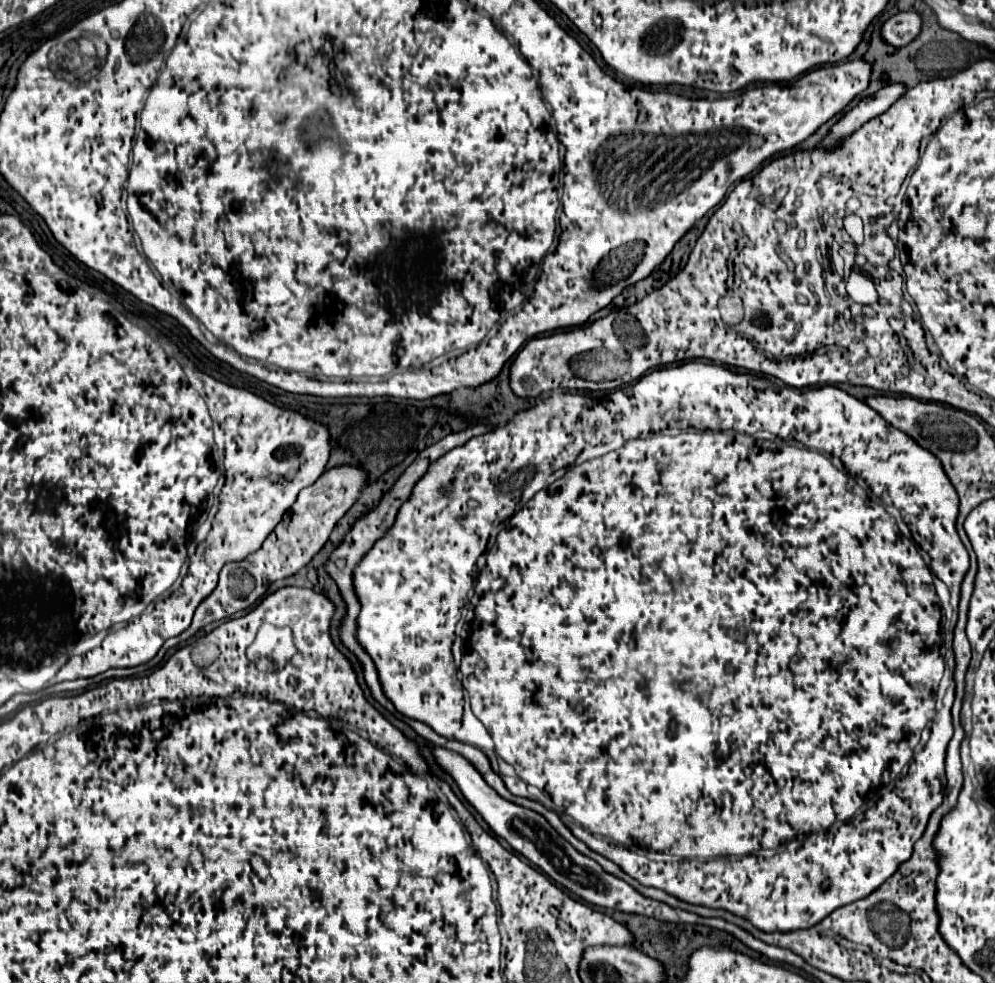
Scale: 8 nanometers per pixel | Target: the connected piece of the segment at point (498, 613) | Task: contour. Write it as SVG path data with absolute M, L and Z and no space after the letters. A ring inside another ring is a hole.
M687 361L687 363L683 363L683 365L679 365L679 367L669 367L669 369L657 369L657 371L653 371L653 373L649 373L649 375L643 375L643 377L641 377L641 379L639 379L639 381L637 381L637 383L631 383L631 385L625 385L625 387L621 387L621 389L617 389L617 391L613 391L613 393L609 393L609 395L605 395L605 397L601 397L601 399L591 399L591 397L583 397L583 395L577 395L577 393L561 393L561 391L555 391L555 393L553 393L553 395L551 395L551 397L549 397L549 399L547 399L547 401L543 401L543 403L539 403L539 405L535 405L535 407L531 407L531 409L527 409L527 411L523 411L523 413L517 413L517 415L515 415L515 417L513 417L513 419L511 419L511 421L509 421L509 423L505 423L505 425L499 425L499 427L495 427L495 429L493 429L493 433L485 433L485 435L479 435L479 437L473 437L473 439L471 439L471 441L467 441L467 443L465 443L465 445L461 445L461 447L455 447L455 449L453 449L453 451L449 451L449 453L447 453L447 455L445 455L445 457L441 457L441 459L437 459L437 461L435 461L435 463L433 463L433 465L431 465L431 469L429 469L429 471L427 471L427 475L425 475L425 477L423 477L423 479L421 479L421 481L419 481L419 483L417 483L417 485L415 485L415 491L413 491L413 495L411 495L411 497L409 497L409 501L407 501L407 505L405 505L405 507L401 507L401 509L399 509L399 513L397 513L397 519L395 519L395 525L393 525L393 527L391 527L391 529L389 529L389 533L387 533L387 535L385 535L385 537L383 537L383 539L381 539L381 541L377 541L377 545L373 545L373 549L371 549L371 551L369 551L369 553L367 553L367 555L365 555L365 557L363 557L363 561L361 561L361 567L357 567L357 573L355 573L355 585L357 585L357 595L359 595L359 601L361 601L361 613L359 613L359 619L357 619L357 623L359 623L359 633L357 633L357 639L361 639L361 645L365 645L365 649L369 649L369 655L371 655L371 657L373 657L373 661L375 661L375 663L377 663L377 671L379 671L379 677L381 677L381 685L383 685L383 691L385 691L385 695L387 695L387 697L389 697L389 699L391 699L391 701L393 701L393 705L395 705L395 709L397 709L397 711L399 711L399 713L403 713L403 715L407 715L407 717L413 717L413 719L419 719L419 721L425 721L425 723L427 723L427 725L429 725L429 727L433 727L433 731L437 731L437 733L439 733L439 735L443 735L443 737L449 737L449 739L451 739L451 737L453 737L453 733L455 733L455 731L457 731L457 729L459 729L459 727L461 727L461 728L460 728L460 730L459 730L459 731L458 731L458 732L457 732L457 734L456 734L456 735L455 735L455 736L454 736L454 739L456 739L456 740L459 740L459 741L461 741L461 742L463 742L463 743L467 743L467 744L470 744L470 745L472 745L472 746L476 746L476 747L477 747L477 748L479 748L479 749L480 749L480 750L482 750L482 751L483 751L483 752L484 752L484 753L492 753L492 752L489 752L489 748L490 748L490 747L491 747L491 746L492 746L492 745L494 745L494 742L493 742L493 741L495 741L495 749L497 749L497 755L499 755L499 756L498 756L498 760L497 760L497 761L498 761L498 764L499 764L499 765L498 765L498 771L499 771L499 775L501 775L501 776L514 776L514 775L515 775L515 771L517 771L517 775L519 775L519 777L521 777L521 779L523 779L523 781L521 781L521 779L519 779L519 777L505 777L505 785L507 785L507 789L509 789L509 791L511 791L511 793L513 793L513 795L523 795L523 797L529 797L529 798L532 798L532 799L534 799L534 800L535 800L535 801L539 801L539 802L540 802L540 803L541 803L541 804L546 804L546 793L549 793L549 796L548 796L548 799L550 799L550 800L551 800L551 801L552 801L552 802L551 802L551 804L552 804L552 803L553 803L553 804L554 804L554 805L555 805L555 808L557 808L557 811L559 811L559 813L557 813L557 814L558 814L558 815L559 815L559 817L560 817L560 819L561 819L561 820L562 820L562 821L563 821L563 823L564 823L564 824L565 824L565 825L566 825L566 826L567 826L567 827L568 827L568 828L569 828L569 829L570 829L570 830L571 830L571 832L572 832L572 831L573 831L573 829L575 829L575 831L573 831L573 832L572 832L572 833L573 833L573 835L575 835L575 837L579 837L579 839L581 839L581 841L585 841L585 843L587 843L587 845L589 845L589 847L591 847L591 849L593 849L593 851L597 851L597 853L601 853L601 855L605 855L605 857L607 857L607 859L611 859L611 861L613 861L613 863L617 863L617 865L619 865L619 867L621 867L621 869L623 869L623 871L625 871L625 873L629 873L629 875L631 875L631 877L633 877L633 879L637 879L637 881L639 881L639 883L641 883L641 885L645 885L645 887L657 887L657 889L661 889L661 891L665 891L665 893L669 893L669 895L673 895L673 897L677 897L677 899L681 899L681 901L685 901L685 903L691 903L691 905L703 905L703 907L713 907L713 909L725 909L725 911L729 911L729 913L733 913L733 915L739 915L739 917L743 917L743 919L747 919L747 921L751 921L751 923L753 923L753 925L755 925L755 927L757 927L757 929L761 929L761 931L765 931L765 933L773 933L773 931L797 931L797 929L809 929L809 927L813 927L813 925L817 925L817 923L819 923L819 921L823 921L823 919L825 919L825 917L827 917L827 915L829 915L829 913L833 913L833 911L835 911L835 909L837 909L837 907L843 907L843 905L847 905L847 903L853 903L853 901L859 901L859 899L863 899L863 897L867 897L867 895L869 895L869 893L873 893L873 891L875 891L875 889L877 889L877 887L879 887L879 885L881 885L881 883L885 883L885 881L887 881L887 879L889 879L889 877L891 877L891 875L893 875L893 873L895 873L895 871L897 871L897 867L899 867L899 865L901 865L901 863L903 863L903 861L907 861L907 859L909 859L909 857L911 857L911 851L913 851L913 843L915 843L915 841L917 841L917 839L919 839L919 837L921 837L921 835L923 835L923 831L925 831L925 827L927 827L927 821L929 821L929 815L931 815L931 813L933 813L933 811L935 811L935 809L937 809L937 807L939 807L939 805L941 805L941 801L943 801L943 787L945 787L945 767L943 767L943 761L945 761L945 747L947 747L947 743L949 743L949 739L951 739L951 735L953 735L953 725L951 725L951 705L953 705L953 700L954 700L954 698L955 698L955 683L954 683L954 682L953 682L953 681L952 681L952 677L953 677L953 673L952 673L952 671L951 671L951 670L950 670L950 669L949 669L949 668L946 668L946 670L945 670L945 653L946 653L946 648L945 648L945 645L943 645L943 640L944 640L944 638L943 638L943 613L941 613L941 601L939 601L939 598L950 598L950 592L949 592L949 591L951 591L951 605L953 605L953 607L957 607L957 603L959 603L959 587L961 587L961 581L963 581L963 577L965 577L965 573L967 573L967 569L969 569L969 553L967 553L967 549L965 549L965 547L963 547L963 543L961 543L961 539L959 539L959 535L957 535L957 529L955 529L955 519L957 519L957 509L959 509L959 497L957 497L957 493L955 493L955 489L953 489L953 485L951 485L951 481L949 481L949 479L947 479L947 477L945 477L945 471L943 471L943 469L941 469L941 461L937 461L937 457L935 457L935 455L933 455L933 453L929 453L929 451L927 451L927 449L923 449L923 447L921 447L921 445L917 445L917 441L915 441L915 439L913 439L913 437L909 437L909 435L907 435L907 433L901 433L901 431L899 431L899 429L895 429L895 427L893 427L893 425L889 425L889 423L887 423L887 421L885 421L885 419L883 419L883 417L881 417L881 415L879 415L879 413L877 413L877 411L873 411L873 409L871 409L871 407L869 407L869 405L865 405L865 403L863 403L863 401L859 401L859 399L855 399L855 397L851 397L851 395L849 395L849 393L845 393L845 391L843 391L843 389L839 389L839 387L835 387L835 385L825 385L825 387L817 387L817 389L793 389L793 387L789 387L789 385L777 385L777 381L775 381L775 379L773 379L773 377L765 377L765 375L755 375L755 373L737 373L737 371L731 371L731 369L727 369L727 367L721 367L721 365L715 365L715 363L703 363L703 361ZM673 427L675 427L675 429L677 429L677 431L681 431L681 433L677 433L677 435L665 435L665 433L667 433L667 431L671 431L671 429L673 429ZM587 449L589 449L589 451L603 451L603 453L601 453L601 455L599 455L599 457L593 457L593 459L595 459L595 463L593 463L593 467L587 467L587 465L589 465L589 463L591 463L591 461L583 461L583 463L579 463L579 465L577 465L577 459L579 459L579 457L581 457L581 453L585 453L585 451L587 451ZM829 457L835 457L835 459L841 459L841 463L843 463L843 467L845 467L845 471L839 471L839 469L837 469L837 467L835 467L835 465L833 465L833 463L831 463L831 461L829 461ZM557 469L565 469L565 473L563 473L563 475L561 475L561 477L559 477L559 479L557 479L557 481L555 481L555 483L551 483L551 485L549 485L549 487L545 487L545 489L541 489L541 491L537 491L537 493L535 493L535 495L533 495L533 497L531 497L531 499L529 499L529 501L527 501L527 503L521 503L521 499L523 499L523 491L525 491L525 485L527 485L527 483L529 483L529 481L533 481L533 479L535 479L535 477L527 477L527 475L529 475L529 473L531 473L531 471L533 471L533 473L535 473L535 475L545 475L545 477L547 477L547 475L551 475L551 473L555 473L555 471L557 471ZM853 475L857 475L857 477L865 477L865 483L867 483L867 485L869 485L869 489L871 489L871 491L873 491L873 495L877 495L877 497L879 497L879 499L881 499L881 501L883 501L883 505L893 505L893 507L895 507L895 509L899 509L899 513L901 513L901 517L903 517L903 519L905 519L905 522L904 522L904 520L903 520L903 519L902 519L902 518L899 518L899 519L898 519L898 521L897 521L897 523L895 523L895 519L893 519L893 517L891 517L891 515L889 515L889 513L887 513L887 511L885 511L885 507L883 507L883 505L879 505L879 503L875 503L875 501L871 501L871 497L869 497L869 495L867 495L867 493L865 493L865 489L863 489L863 487L861 487L861 485L859 485L859 483L857 483L857 481L855 481L855 479L853 479ZM493 533L497 533L497 539L495 539L495 541L493 541L493 545L491 545L491 547L489 547L489 551L487 551L487 565L485 565L485 567L483 567L483 569L481 569L481 571L479 571L479 577L477 577L477 559L479 559L479 557L481 557L481 555L483 555L483 553L485 553L485 549L487 549L487 543L489 543L489 537L491 537L491 535L493 535ZM910 536L911 536L911 537L913 537L913 541L915 541L915 543L917 543L917 545L919 545L919 547L921 547L921 549L923 549L923 551L925 551L925 553L927 553L927 554L926 554L926 555L929 555L929 557L931 557L931 563L929 563L929 567L931 567L931 569L933 569L933 573L935 573L935 575L937 575L937 577L939 577L939 578L937 578L937 577L936 577L936 576L934 576L934 577L933 577L933 575L931 575L931 571L929 571L929 567L927 567L927 563L925 563L925 561L923 561L923 557L921 557L921 555L919 555L919 549L917 549L917 545L915 545L915 543L913 543L913 541L911 541L911 539L907 539L907 537L910 537ZM475 579L477 579L477 585L475 585L475 595L473 595L473 601L471 601L471 613L469 613L469 615L467 615L467 613L468 613L468 608L467 608L467 607L464 607L464 608L463 608L463 605L465 605L465 603L467 603L467 595L469 595L469 591L471 591L471 587L473 587L473 581L475 581ZM935 708L936 708L936 710L937 710L937 711L938 711L938 710L939 710L939 709L940 709L940 708L941 708L941 713L937 713L937 721L933 721L933 729L931 729L931 739L929 739L929 743L927 743L927 745L925 745L925 749L923 749L923 751L921 751L921 753L917 753L917 755L915 755L915 757L913 757L913 751L915 751L915 747L917 747L917 743L919 743L919 737L921 737L921 731L923 731L923 727L925 727L925 725L927 725L927 723L929 723L929 721L931 721L931 719L933 719L933 715L935 715Z

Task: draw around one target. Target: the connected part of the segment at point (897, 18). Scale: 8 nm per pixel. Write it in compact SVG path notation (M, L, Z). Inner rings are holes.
M915 11L893 15L889 21L885 21L881 31L883 39L893 47L909 45L919 33L921 33L921 15Z

